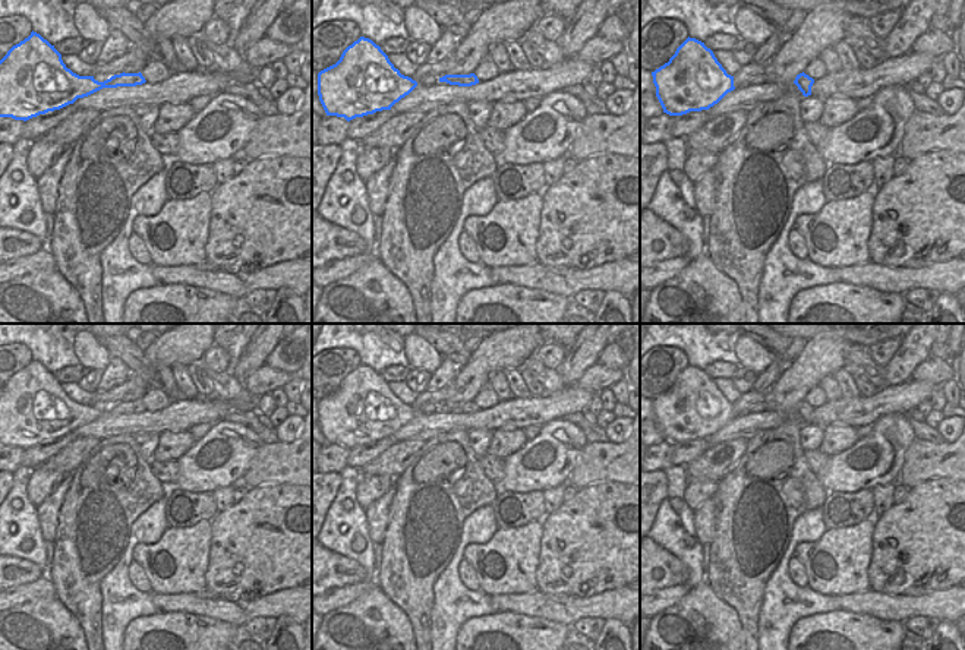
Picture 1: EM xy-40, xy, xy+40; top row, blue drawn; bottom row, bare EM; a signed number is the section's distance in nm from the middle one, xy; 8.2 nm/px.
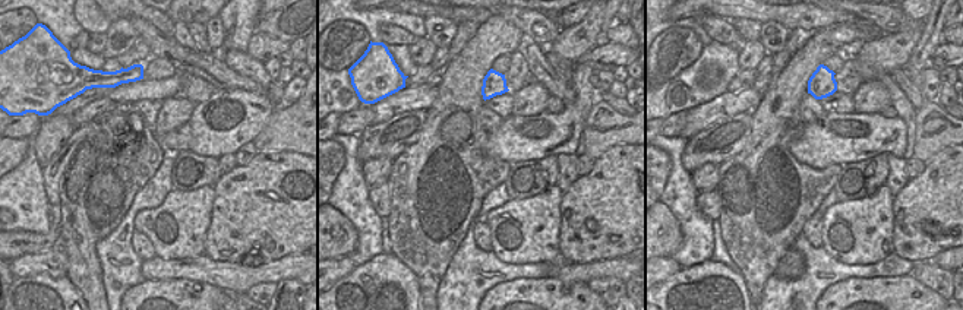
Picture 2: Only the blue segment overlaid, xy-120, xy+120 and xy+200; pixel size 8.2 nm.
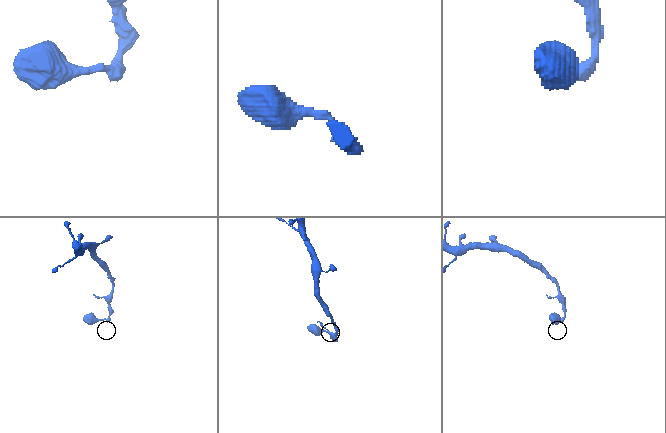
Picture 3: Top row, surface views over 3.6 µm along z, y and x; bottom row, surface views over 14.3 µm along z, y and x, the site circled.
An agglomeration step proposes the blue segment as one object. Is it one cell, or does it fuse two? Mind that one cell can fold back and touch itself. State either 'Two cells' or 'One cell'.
One cell

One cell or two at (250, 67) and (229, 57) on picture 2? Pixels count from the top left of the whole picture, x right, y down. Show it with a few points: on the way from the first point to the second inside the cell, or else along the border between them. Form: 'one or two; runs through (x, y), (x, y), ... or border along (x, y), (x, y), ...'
one; runs through (245, 66), (234, 60)

